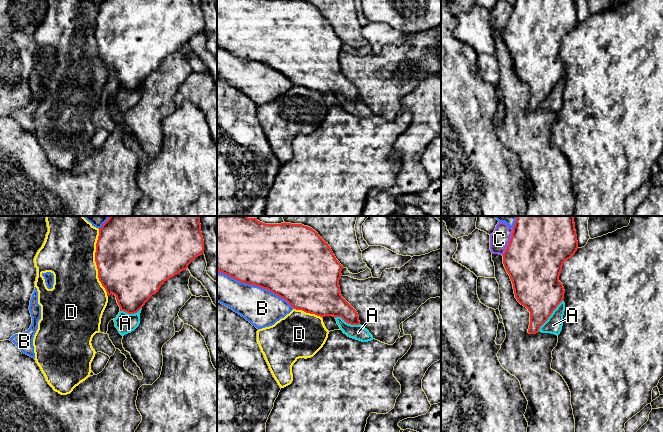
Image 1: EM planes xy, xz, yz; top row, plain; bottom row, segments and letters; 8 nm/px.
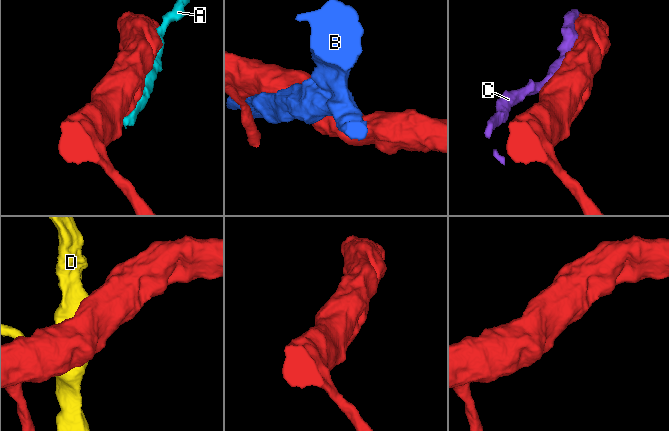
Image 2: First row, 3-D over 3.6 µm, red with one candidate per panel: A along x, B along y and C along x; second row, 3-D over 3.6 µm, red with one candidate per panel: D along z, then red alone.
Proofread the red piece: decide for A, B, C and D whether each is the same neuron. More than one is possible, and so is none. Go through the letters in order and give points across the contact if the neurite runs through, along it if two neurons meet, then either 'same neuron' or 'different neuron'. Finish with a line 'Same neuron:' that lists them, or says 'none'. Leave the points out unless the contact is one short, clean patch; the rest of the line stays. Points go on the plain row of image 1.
A: different neuron
B: different neuron
C: different neuron
D: different neuron
Same neuron: none

